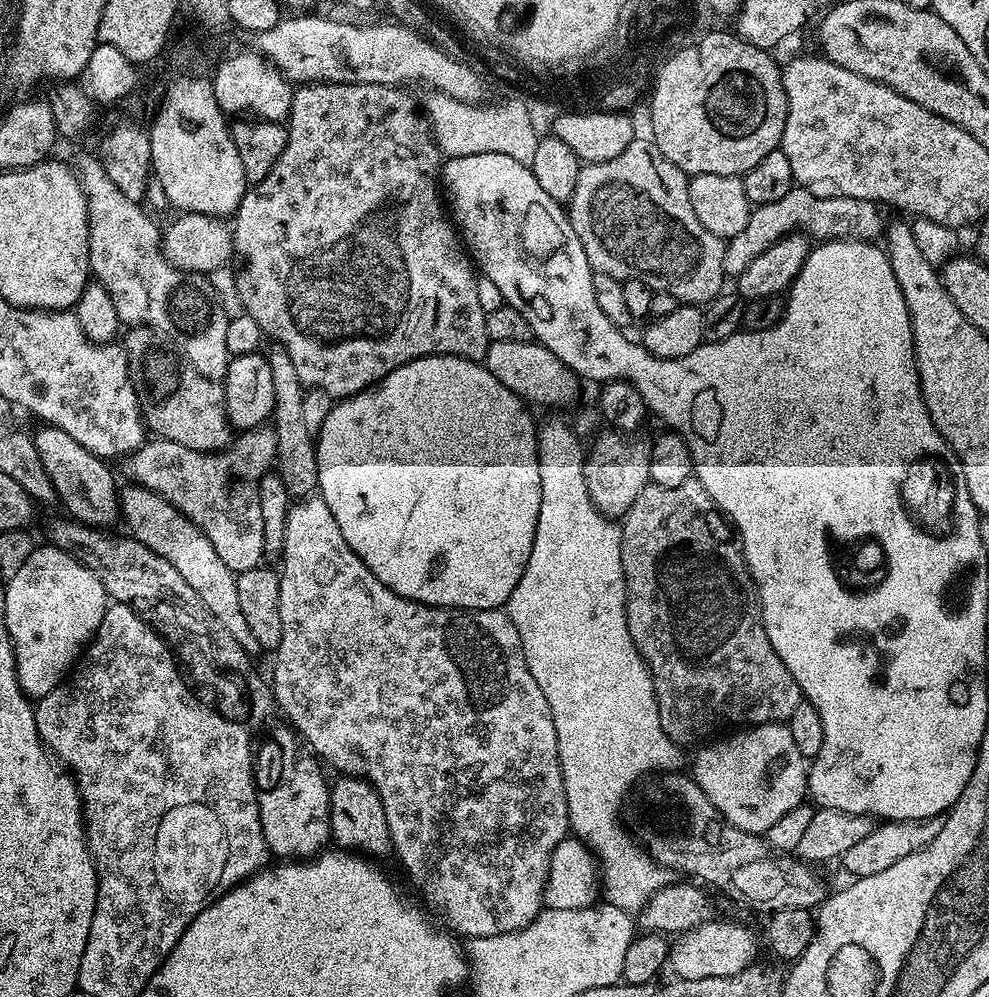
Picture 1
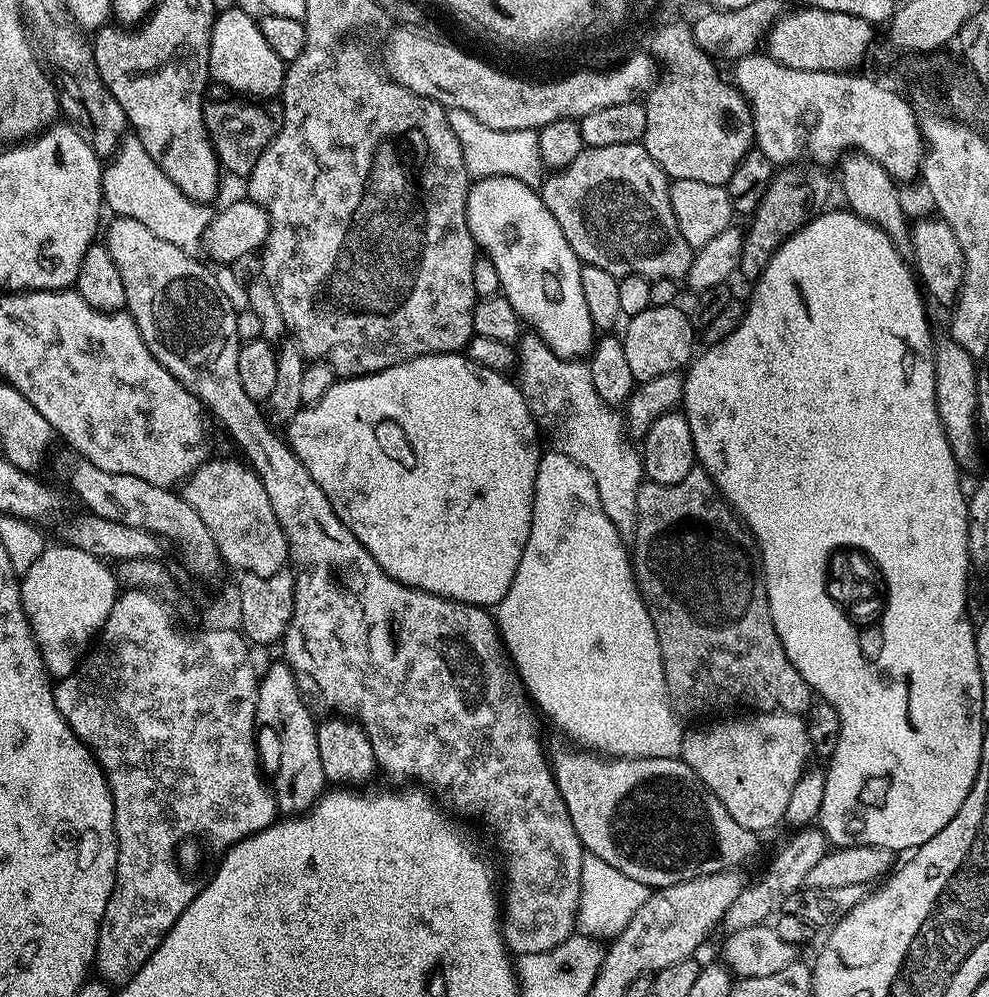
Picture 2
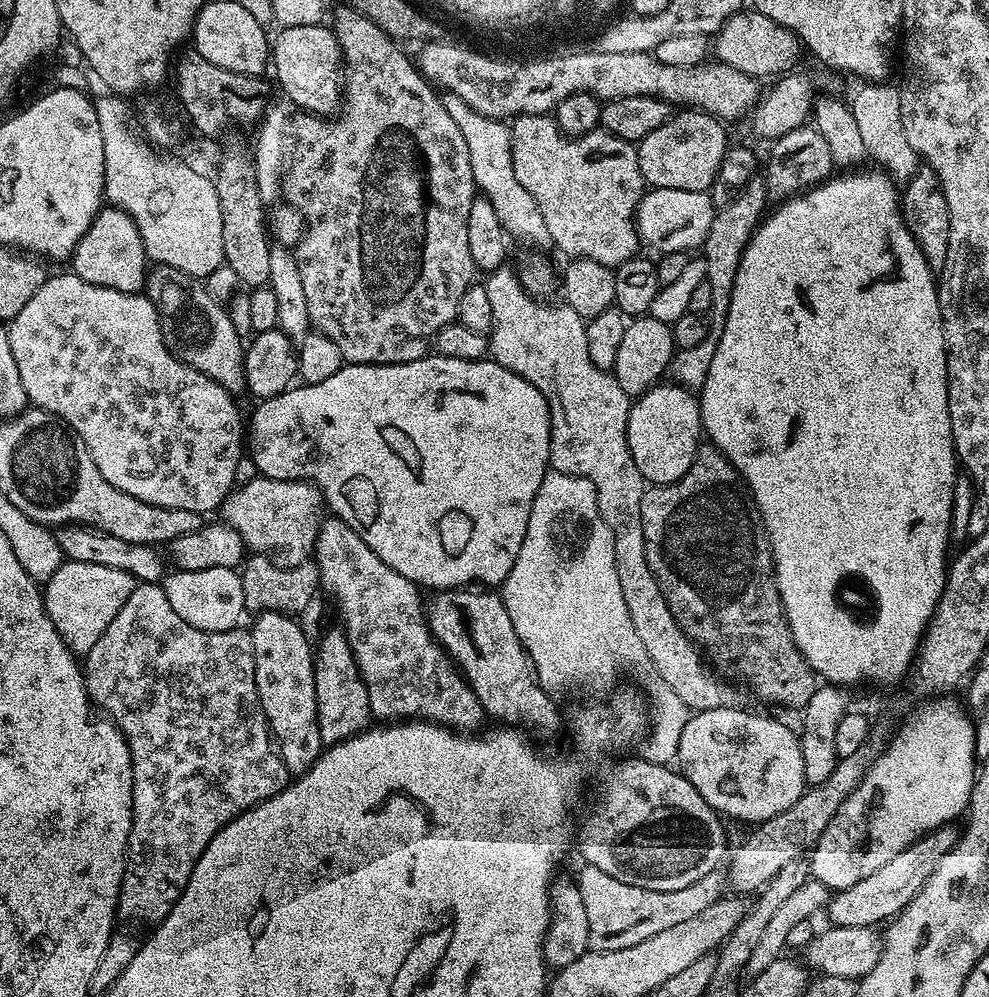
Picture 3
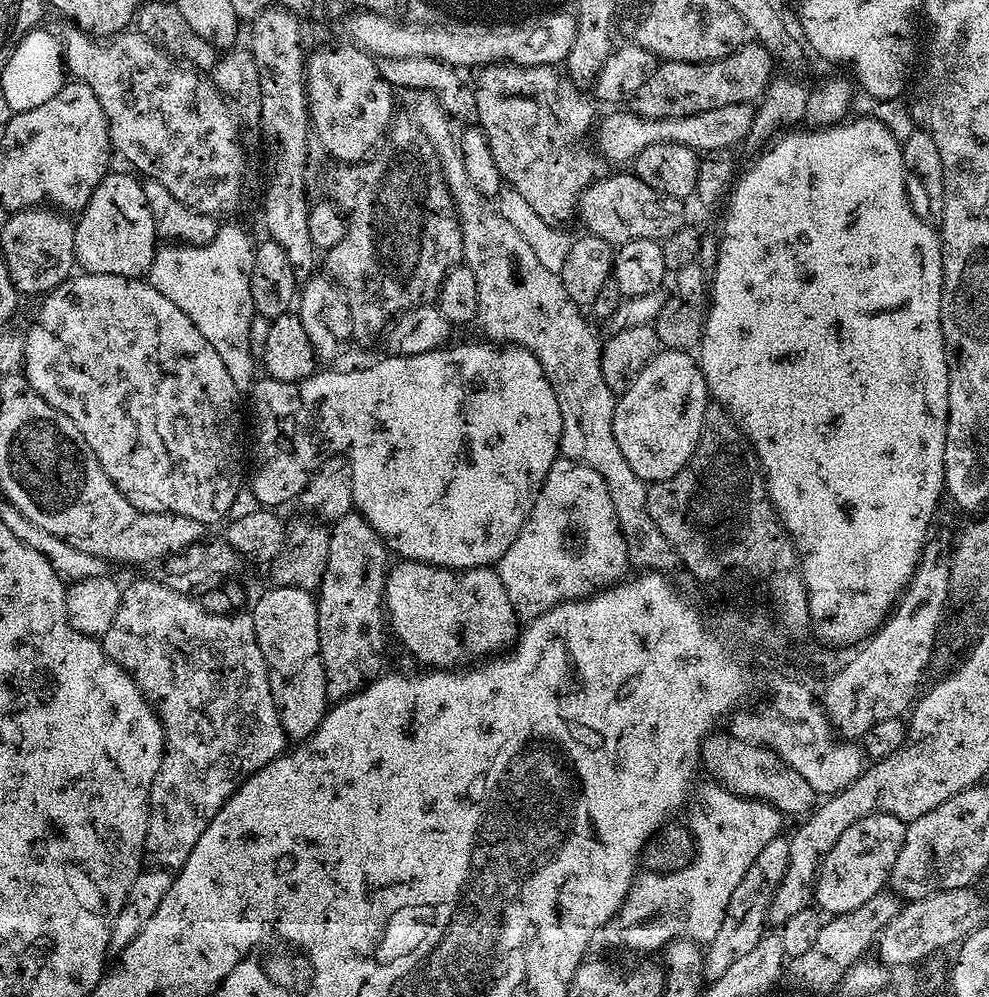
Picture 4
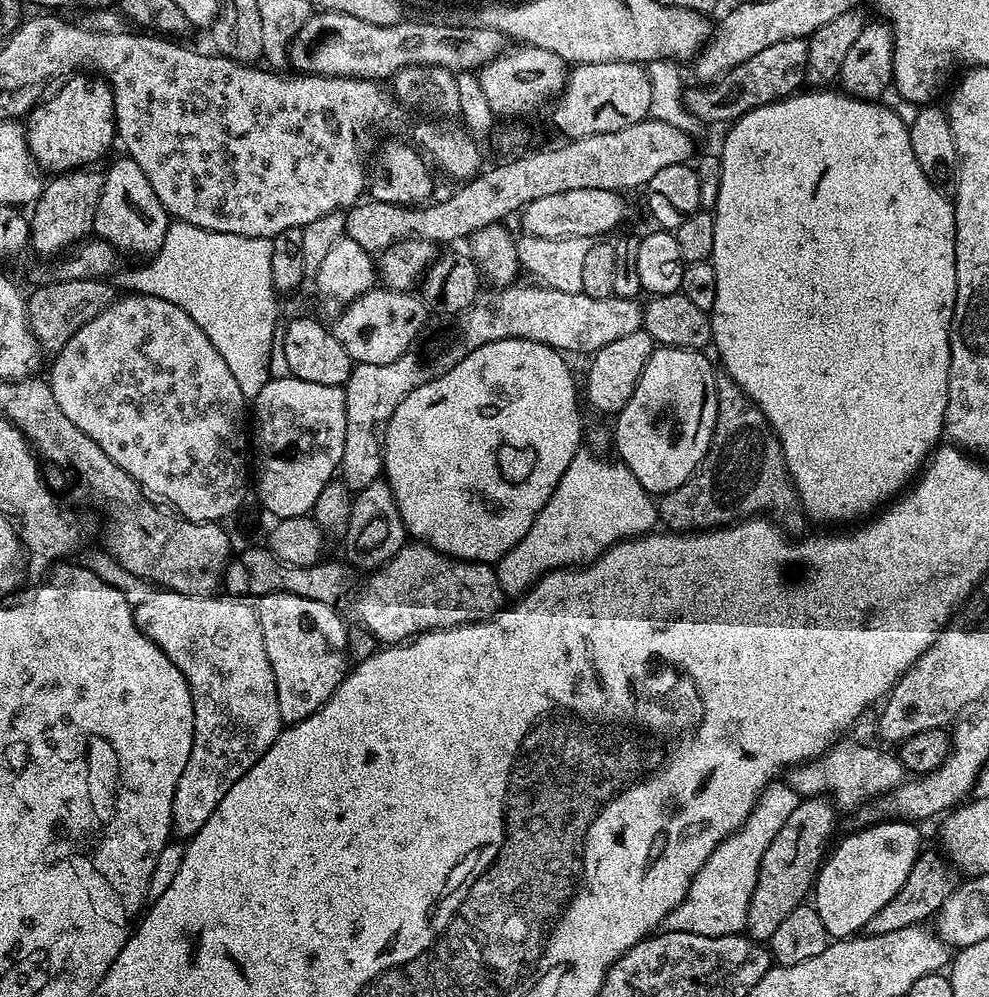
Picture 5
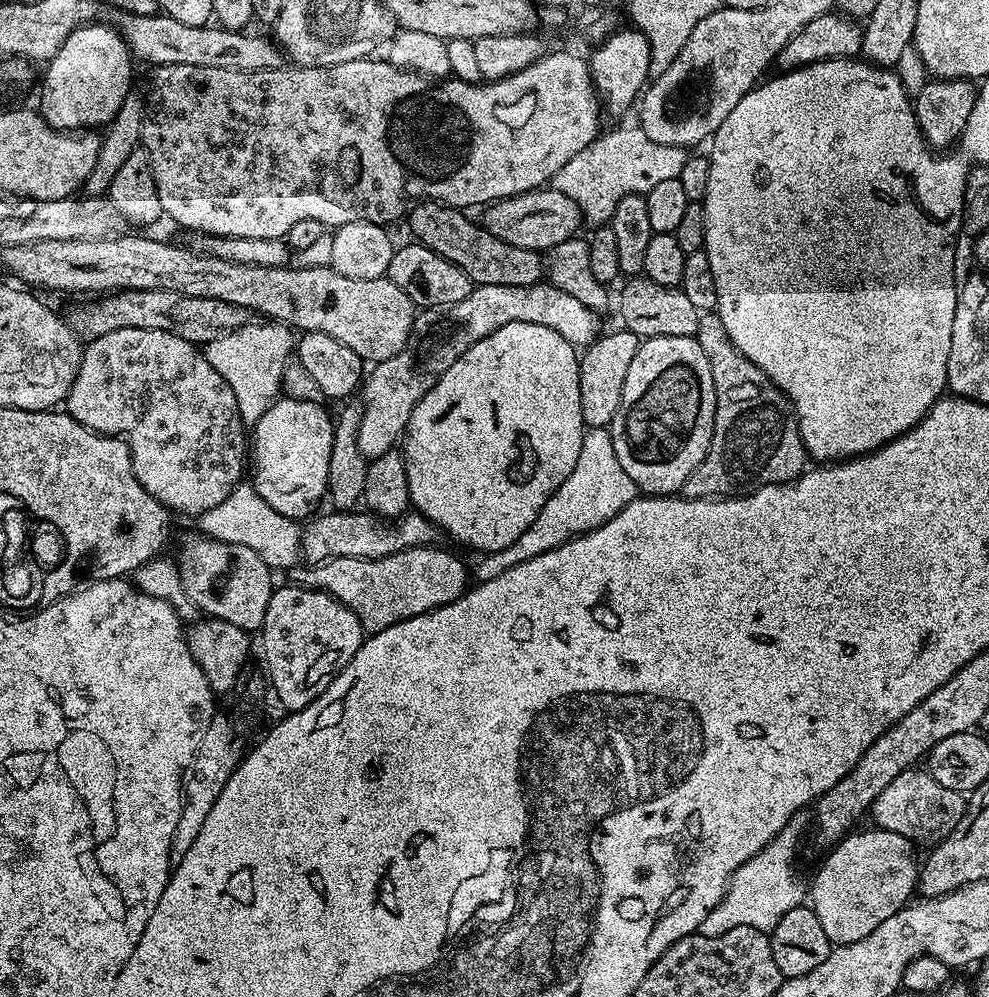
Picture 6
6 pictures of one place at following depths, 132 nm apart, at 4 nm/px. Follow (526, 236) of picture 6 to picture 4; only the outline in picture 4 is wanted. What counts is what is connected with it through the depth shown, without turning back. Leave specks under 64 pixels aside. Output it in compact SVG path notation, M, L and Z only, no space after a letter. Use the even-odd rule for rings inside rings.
M634 174L604 179L597 179L596 183L590 185L587 191L580 196L578 220L588 227L585 229L591 235L602 238L610 245L619 246L638 238L662 242L670 234L685 227L685 205L681 201L655 192Z

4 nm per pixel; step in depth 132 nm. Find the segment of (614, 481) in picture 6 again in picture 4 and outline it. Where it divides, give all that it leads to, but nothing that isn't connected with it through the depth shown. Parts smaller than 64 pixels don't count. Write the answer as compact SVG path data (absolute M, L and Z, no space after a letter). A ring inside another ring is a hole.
M556 459L554 466L550 466L550 474L546 474L546 482L542 482L518 538L514 538L514 546L502 554L498 565L502 586L506 586L506 594L510 594L510 606L514 606L517 617L530 622L567 600L595 596L621 583L626 576L624 571L629 568L628 543L618 526L618 514L614 514L614 502L610 502L610 490L606 490L602 474L573 460Z

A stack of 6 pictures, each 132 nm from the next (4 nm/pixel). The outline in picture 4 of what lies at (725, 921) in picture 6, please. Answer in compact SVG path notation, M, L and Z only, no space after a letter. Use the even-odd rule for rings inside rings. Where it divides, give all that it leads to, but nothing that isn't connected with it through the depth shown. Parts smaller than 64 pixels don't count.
M715 782L707 783L695 785L694 799L690 804L690 809L692 808L690 831L693 840L696 841L692 861L677 872L663 874L648 872L637 875L633 879L632 889L628 891L628 897L622 902L618 914L614 914L614 918L610 918L610 922L602 929L602 936L604 935L604 940L610 947L652 952L655 948L657 950L667 948L674 940L695 940L697 944L707 946L714 938L714 934L718 934L718 929L722 927L722 918L726 918L730 898L738 882L742 882L746 870L750 870L750 862L758 858L758 853L762 851L762 846L766 846L766 842L781 835L782 813L778 809L763 804L761 800L751 800L734 794Z

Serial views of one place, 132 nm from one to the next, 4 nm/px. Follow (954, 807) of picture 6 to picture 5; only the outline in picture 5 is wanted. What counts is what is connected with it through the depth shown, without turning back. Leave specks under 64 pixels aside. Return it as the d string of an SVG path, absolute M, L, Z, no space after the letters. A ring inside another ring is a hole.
M844 738L833 744L823 756L817 756L815 760L787 769L788 784L797 792L797 797L828 797L841 809L852 808L855 804L867 805L904 783L906 769L895 751L883 752L880 748L871 748L868 744L855 744L848 739Z

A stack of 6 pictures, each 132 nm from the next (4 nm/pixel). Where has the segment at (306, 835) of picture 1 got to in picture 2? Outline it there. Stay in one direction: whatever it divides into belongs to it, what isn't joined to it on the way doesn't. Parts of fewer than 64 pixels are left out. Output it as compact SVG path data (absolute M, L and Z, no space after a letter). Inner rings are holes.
M287 662L272 664L263 669L256 690L256 719L261 725L276 731L280 743L280 753L276 756L276 797L277 813L285 817L299 816L308 812L326 791L326 781L322 774L322 762L318 755L317 717L313 709L304 701L298 690L298 682Z

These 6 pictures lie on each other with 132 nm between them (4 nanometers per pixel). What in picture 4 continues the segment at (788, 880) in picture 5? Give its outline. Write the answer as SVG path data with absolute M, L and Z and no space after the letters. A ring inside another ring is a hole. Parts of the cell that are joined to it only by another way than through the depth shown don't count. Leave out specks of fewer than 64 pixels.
M781 834L766 842L766 846L762 846L762 851L758 853L758 858L750 862L750 870L746 870L742 882L738 882L730 898L726 918L722 918L722 927L718 929L718 934L714 934L704 952L702 976L705 981L722 978L722 974L726 974L726 969L733 962L739 962L745 954L750 954L750 950L754 950L754 946L758 946L758 942L766 935L770 902L782 882L782 874L786 874L786 862L790 862L789 841L787 835Z

